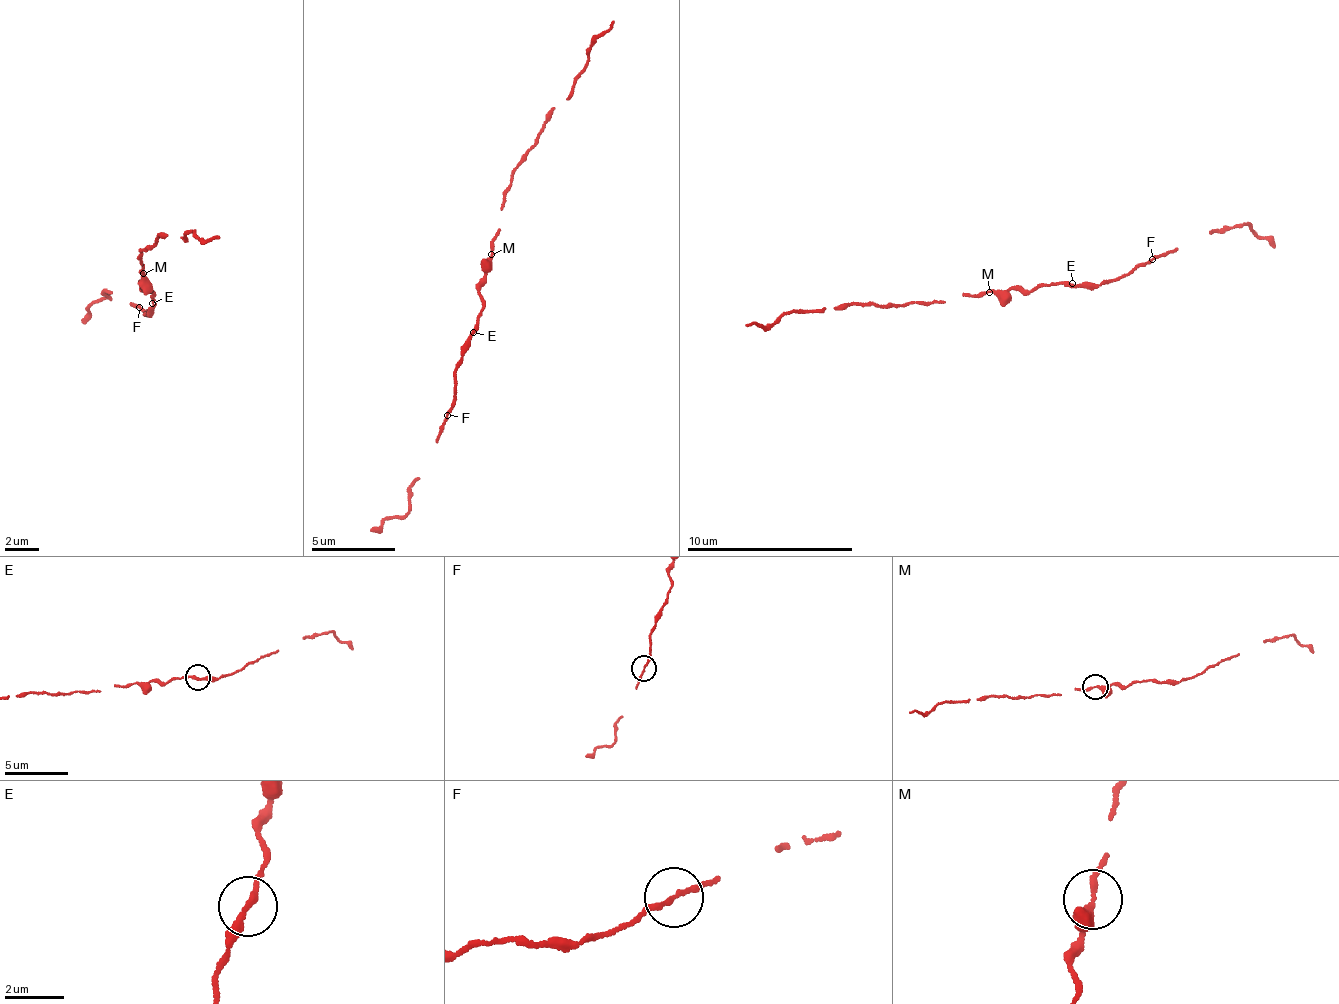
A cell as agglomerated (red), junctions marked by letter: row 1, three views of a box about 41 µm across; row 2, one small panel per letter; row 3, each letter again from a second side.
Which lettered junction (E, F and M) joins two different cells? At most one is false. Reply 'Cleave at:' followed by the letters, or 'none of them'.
Cleave at: none of them

